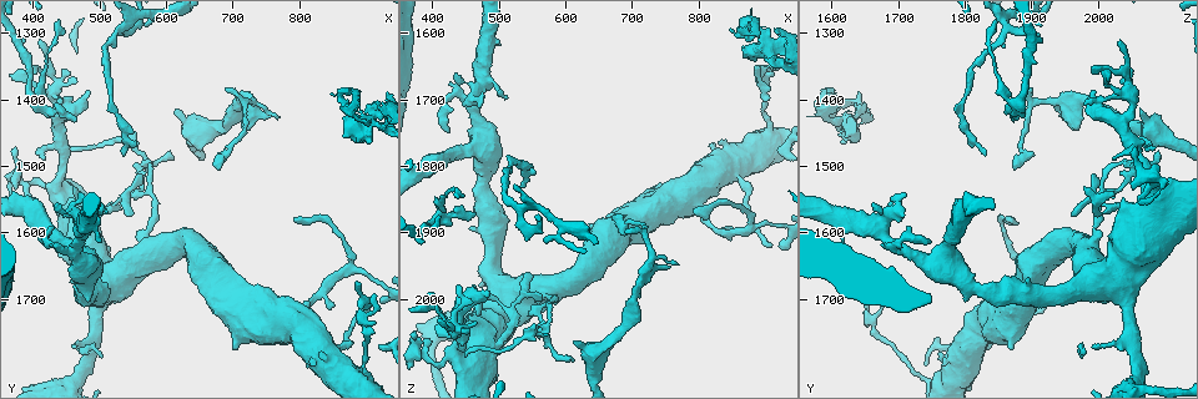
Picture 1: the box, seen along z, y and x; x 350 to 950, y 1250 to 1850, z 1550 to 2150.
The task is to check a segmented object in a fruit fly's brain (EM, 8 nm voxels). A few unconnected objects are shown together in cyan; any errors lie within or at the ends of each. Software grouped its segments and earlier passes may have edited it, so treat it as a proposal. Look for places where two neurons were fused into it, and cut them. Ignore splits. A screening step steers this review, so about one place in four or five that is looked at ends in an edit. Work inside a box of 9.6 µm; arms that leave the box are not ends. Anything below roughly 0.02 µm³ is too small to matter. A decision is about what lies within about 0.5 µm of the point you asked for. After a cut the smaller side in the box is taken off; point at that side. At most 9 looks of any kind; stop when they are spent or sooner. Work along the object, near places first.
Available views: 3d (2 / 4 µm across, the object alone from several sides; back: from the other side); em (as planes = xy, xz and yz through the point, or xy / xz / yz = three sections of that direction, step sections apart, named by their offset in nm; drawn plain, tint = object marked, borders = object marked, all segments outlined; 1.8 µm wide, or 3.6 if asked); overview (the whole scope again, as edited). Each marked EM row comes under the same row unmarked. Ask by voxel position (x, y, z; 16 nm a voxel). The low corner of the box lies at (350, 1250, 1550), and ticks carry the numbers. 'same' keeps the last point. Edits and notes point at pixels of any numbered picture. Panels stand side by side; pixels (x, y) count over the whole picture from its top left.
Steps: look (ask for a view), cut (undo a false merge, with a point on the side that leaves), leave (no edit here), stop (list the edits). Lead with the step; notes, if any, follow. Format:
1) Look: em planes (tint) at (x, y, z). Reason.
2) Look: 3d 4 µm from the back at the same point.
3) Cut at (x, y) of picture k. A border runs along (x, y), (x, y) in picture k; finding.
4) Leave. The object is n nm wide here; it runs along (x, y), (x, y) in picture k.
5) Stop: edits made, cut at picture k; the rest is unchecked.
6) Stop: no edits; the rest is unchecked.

Look: em planes (tint) at (400, 1530, 2095). A narrow waist.

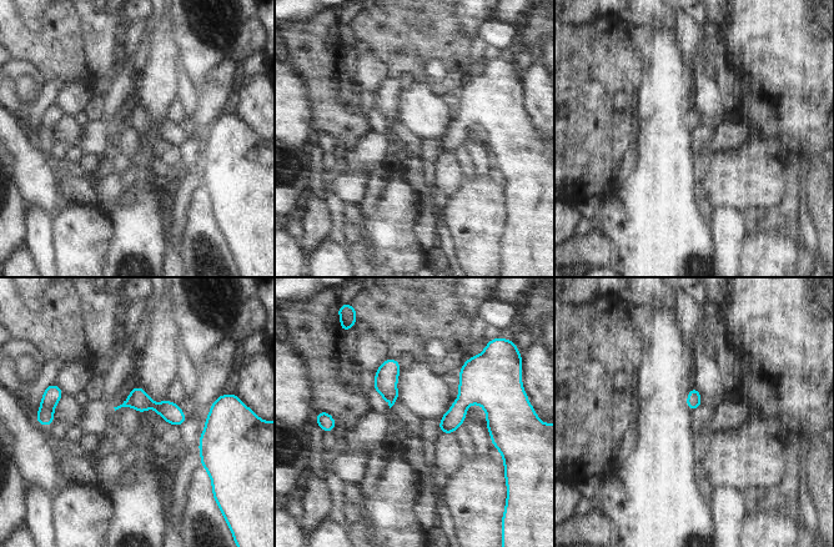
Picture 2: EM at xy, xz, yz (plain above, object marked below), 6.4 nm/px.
Leave. The object is 20 nm wide here; it runs along (126, 404), (147, 402), (182, 418) in picture 2; one neuron here.

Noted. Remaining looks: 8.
Look: 3d 2 µm at (410, 1405, 1870). Sharp bend.

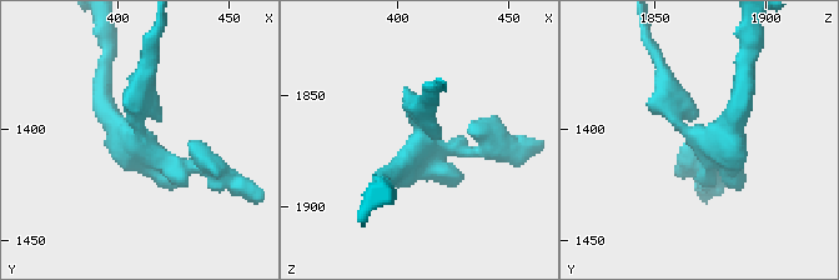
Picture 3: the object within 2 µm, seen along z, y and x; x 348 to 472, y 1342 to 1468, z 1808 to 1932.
Look: em planes (tint) at (409, 1406, 1871).

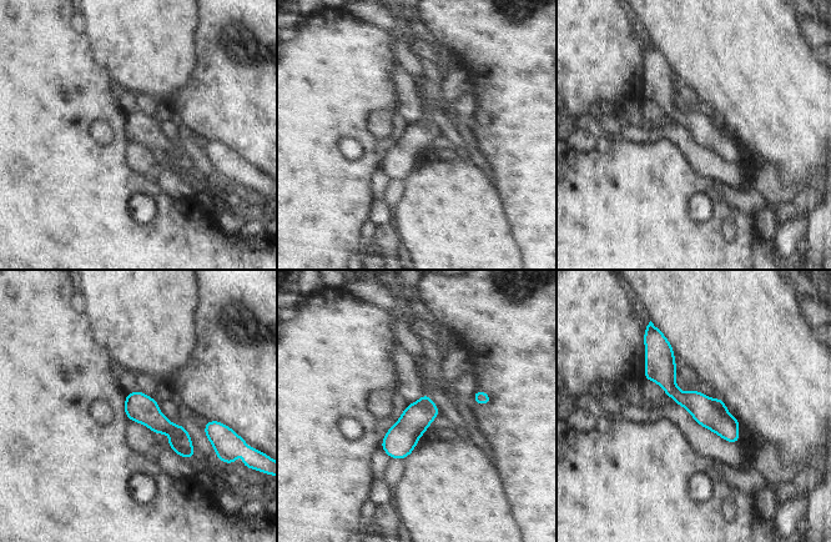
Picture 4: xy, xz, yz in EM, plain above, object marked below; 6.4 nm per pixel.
Leave. It runs along (658, 346), (668, 385), (735, 440) in picture 4; all the same neuron.

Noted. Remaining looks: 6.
Look: em xz step 4 (tint) at (510, 1680, 1985). Calibre changes.

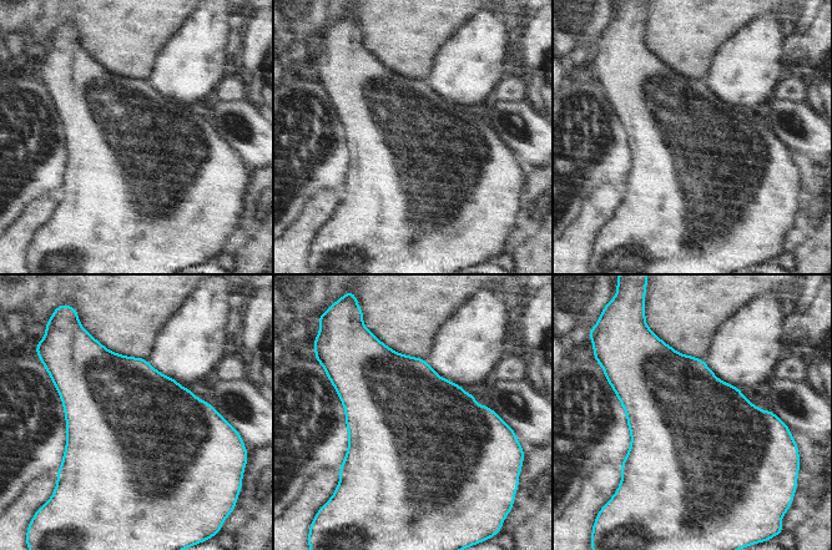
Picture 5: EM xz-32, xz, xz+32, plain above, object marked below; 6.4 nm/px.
Look: em yz step 16 (tint) at the same point.

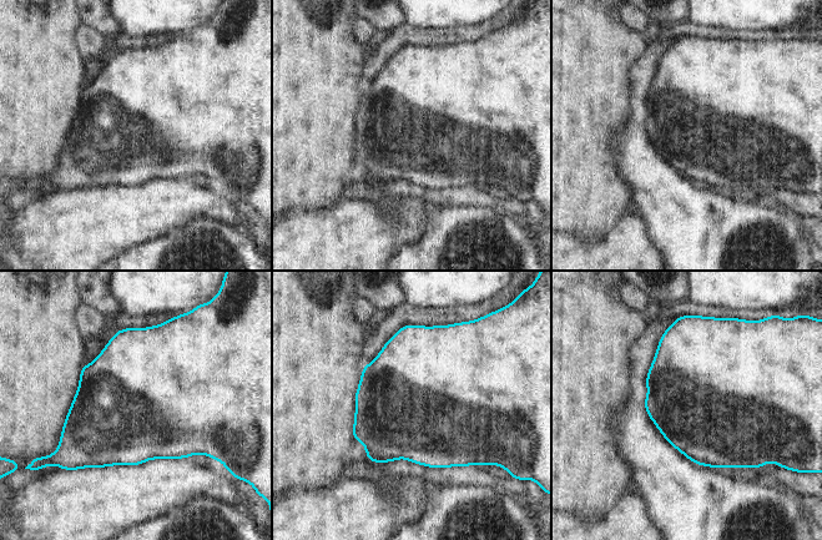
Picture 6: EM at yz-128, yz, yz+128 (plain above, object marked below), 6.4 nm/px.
Leave. The object is 650 nm wide here; one neuron here.

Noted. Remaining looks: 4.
Look: em planes (tint) at (720, 1400, 1970). Arms part here.

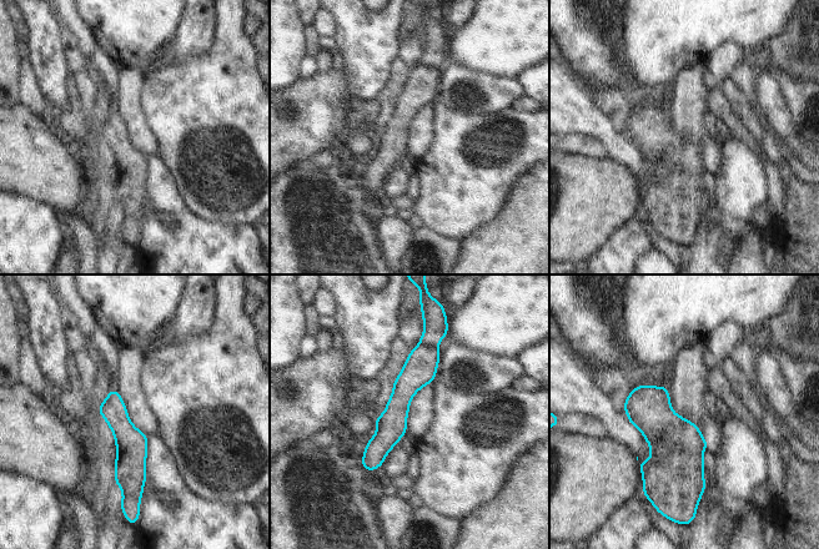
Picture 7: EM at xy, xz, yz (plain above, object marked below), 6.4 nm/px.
Cut at (435, 322) of picture 7. A border runs along (420, 343), (430, 343), (436, 347) in picture 7; a second neuron is stuck on.

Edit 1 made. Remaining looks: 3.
Stop: edits made, cut at picture 7; the rest is unchecked.

